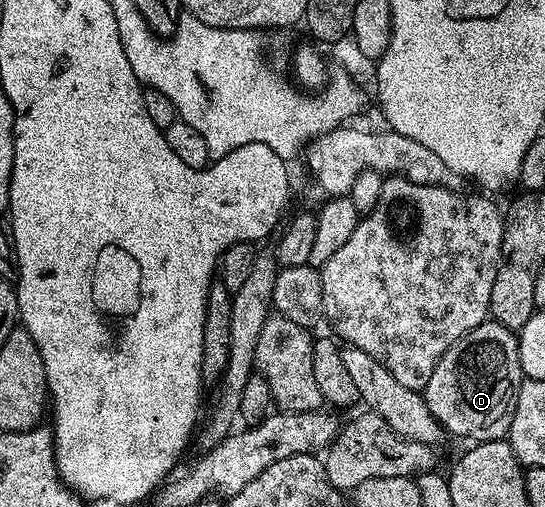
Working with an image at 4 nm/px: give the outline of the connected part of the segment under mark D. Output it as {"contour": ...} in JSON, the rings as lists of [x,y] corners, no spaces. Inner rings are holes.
{"contour":[[[487,321],[481,323],[476,329],[467,331],[464,337],[460,337],[452,344],[444,353],[444,357],[440,357],[440,361],[436,365],[436,369],[432,373],[432,377],[428,377],[428,385],[424,389],[426,404],[428,409],[432,411],[432,417],[436,417],[436,421],[440,421],[443,432],[459,435],[462,439],[470,439],[474,443],[487,443],[488,441],[496,441],[497,439],[506,439],[510,434],[510,426],[512,425],[512,417],[514,416],[514,406],[516,405],[516,397],[518,396],[518,387],[522,384],[524,378],[522,373],[522,356],[523,352],[518,351],[519,336],[513,331],[509,331],[504,325]]]}

